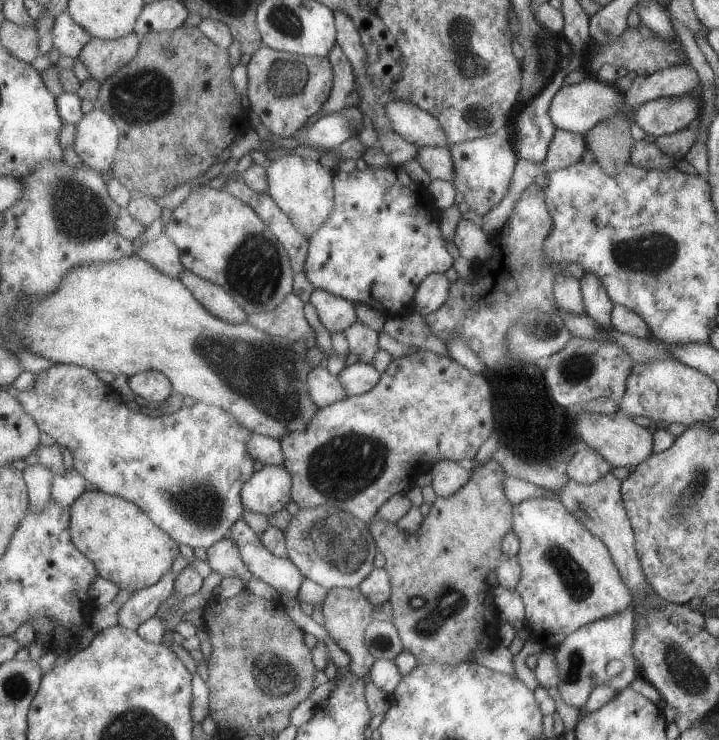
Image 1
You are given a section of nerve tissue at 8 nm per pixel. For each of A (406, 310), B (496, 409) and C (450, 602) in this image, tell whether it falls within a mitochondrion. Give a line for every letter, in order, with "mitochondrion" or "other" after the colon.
A: other
B: other
C: mitochondrion

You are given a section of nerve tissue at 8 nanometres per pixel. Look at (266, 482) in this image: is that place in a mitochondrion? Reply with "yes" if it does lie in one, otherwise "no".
no

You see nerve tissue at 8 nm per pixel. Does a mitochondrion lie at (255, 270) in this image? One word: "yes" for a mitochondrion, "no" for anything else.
yes

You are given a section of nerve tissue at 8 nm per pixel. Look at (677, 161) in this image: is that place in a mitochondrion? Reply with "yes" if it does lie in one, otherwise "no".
no

